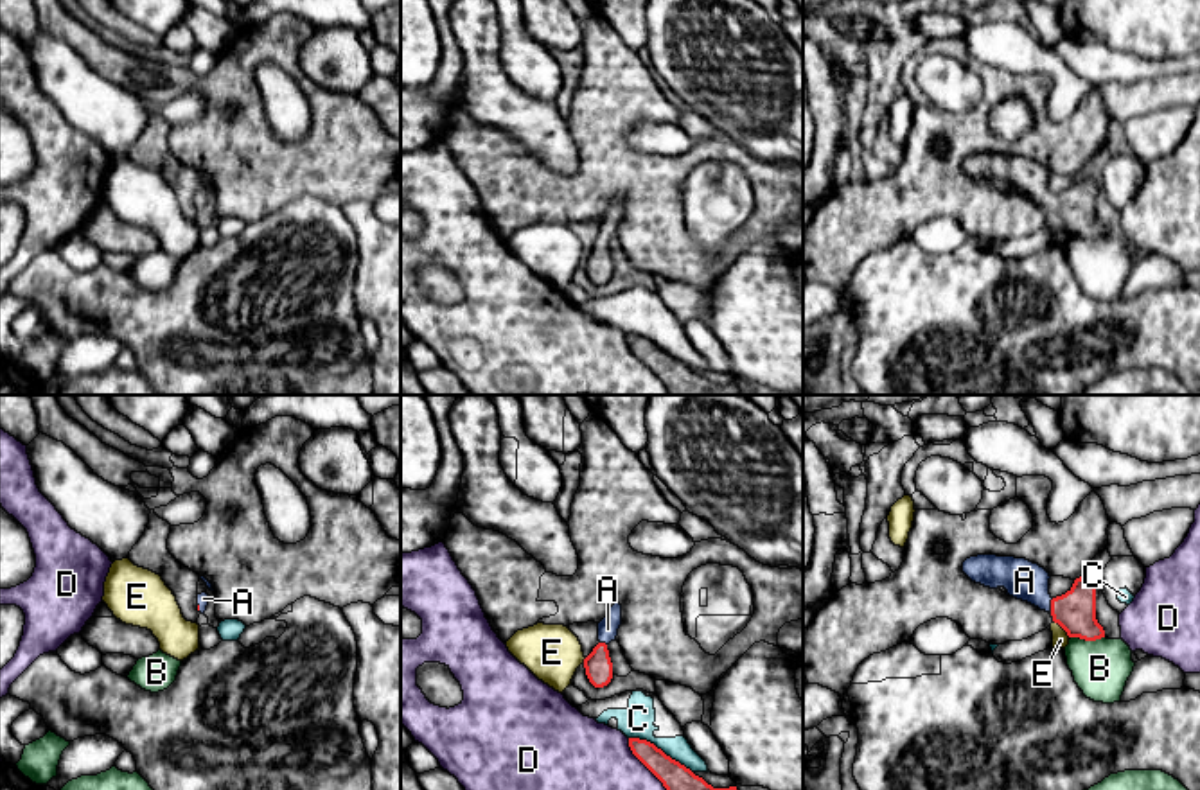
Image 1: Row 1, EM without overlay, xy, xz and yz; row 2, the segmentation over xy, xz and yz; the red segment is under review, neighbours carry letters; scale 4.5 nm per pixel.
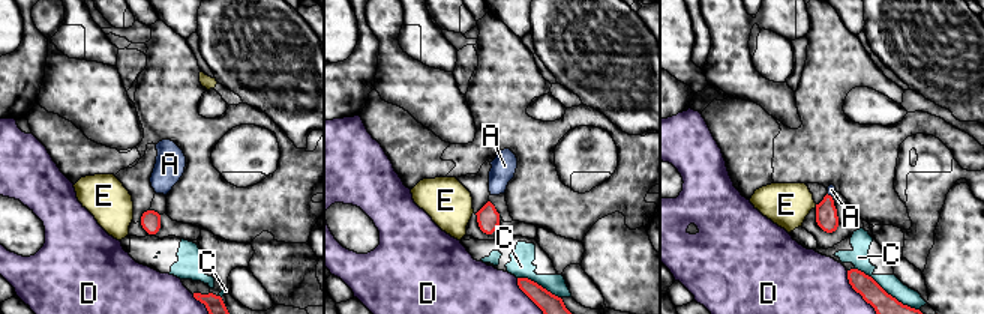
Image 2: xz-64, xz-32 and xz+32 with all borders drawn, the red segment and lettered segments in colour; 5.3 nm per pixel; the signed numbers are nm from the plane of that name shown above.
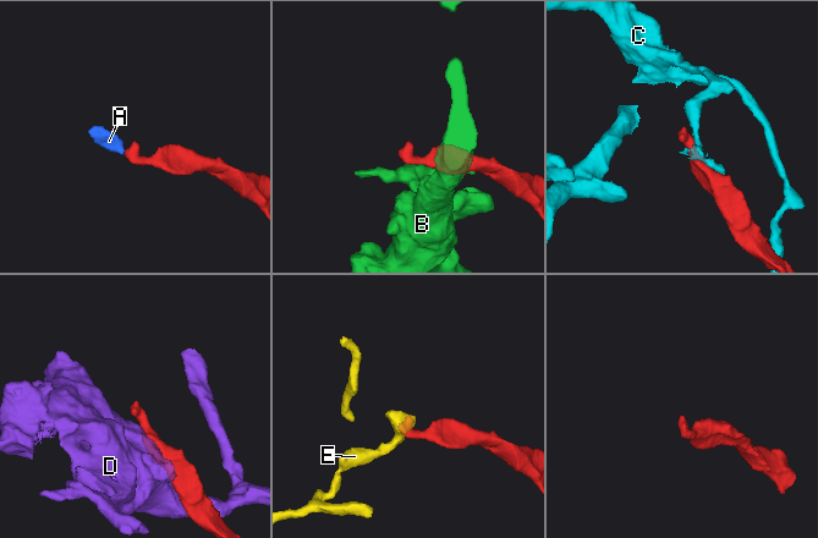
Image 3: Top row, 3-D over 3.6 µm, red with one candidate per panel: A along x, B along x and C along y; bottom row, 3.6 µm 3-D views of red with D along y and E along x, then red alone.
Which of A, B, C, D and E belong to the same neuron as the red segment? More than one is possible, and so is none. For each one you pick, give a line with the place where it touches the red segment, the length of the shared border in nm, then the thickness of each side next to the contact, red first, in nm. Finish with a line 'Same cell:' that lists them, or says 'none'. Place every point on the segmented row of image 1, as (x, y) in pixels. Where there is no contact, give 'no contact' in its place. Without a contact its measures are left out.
A: contact yz (1051, 605); length 70 nm; calibres 190 and 180 nm
Same cell: A

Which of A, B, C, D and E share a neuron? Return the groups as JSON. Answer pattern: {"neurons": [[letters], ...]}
{"neurons": [["A"], ["B"], ["C"], ["D"], ["E"]]}

